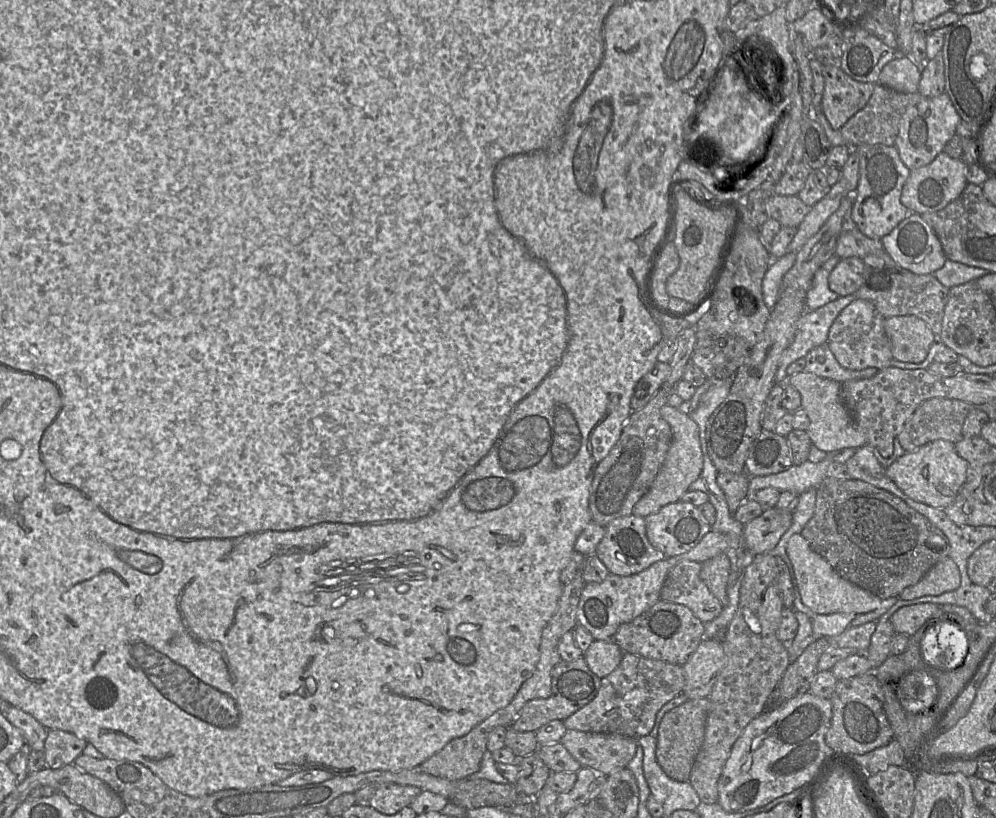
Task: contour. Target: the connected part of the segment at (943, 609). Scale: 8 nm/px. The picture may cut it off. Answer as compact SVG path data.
M920 603L899 608L890 618L896 634L912 636L929 619L957 614L968 623L978 623L972 613L957 604Z

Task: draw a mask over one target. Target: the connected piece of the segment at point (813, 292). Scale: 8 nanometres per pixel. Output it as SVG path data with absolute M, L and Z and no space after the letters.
M834 254L816 271L811 287L806 294L807 310L816 310L839 297L837 293L829 288L828 278L840 259L841 258L837 254Z

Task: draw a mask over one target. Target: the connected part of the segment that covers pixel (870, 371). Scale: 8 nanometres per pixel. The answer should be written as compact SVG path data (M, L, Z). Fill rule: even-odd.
M827 343L810 350L805 356L805 360L804 372L813 373L819 377L832 379L839 383L849 380L869 379L878 372L878 369L874 367L863 370L849 370L842 367L829 349ZM818 356L825 357L823 363L817 361Z

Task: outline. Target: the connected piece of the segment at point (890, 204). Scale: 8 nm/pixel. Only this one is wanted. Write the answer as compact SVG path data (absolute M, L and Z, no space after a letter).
M882 144L860 145L852 148L859 157L859 182L854 193L852 218L857 229L873 239L882 239L900 222L917 214L906 208L900 200L903 186L911 171L902 162L895 146Z

